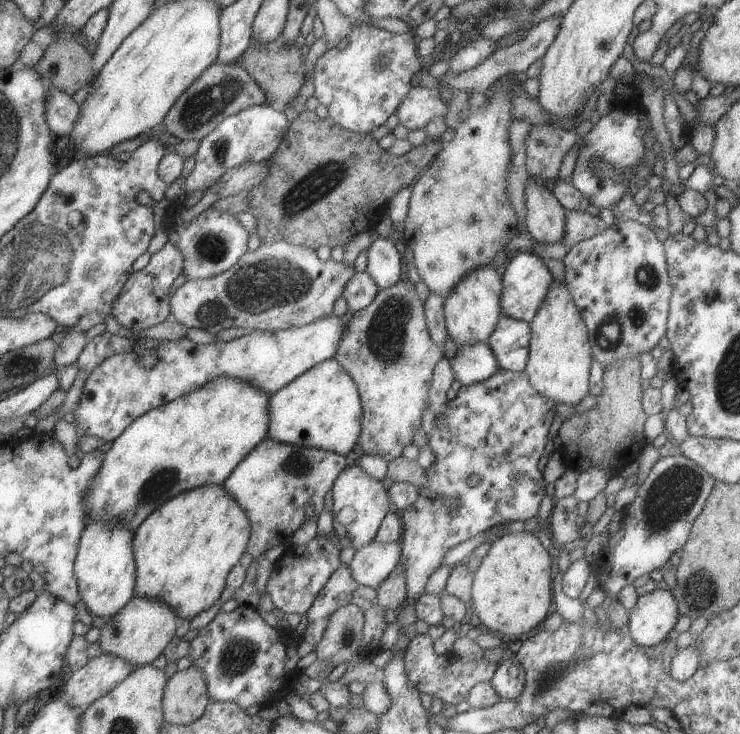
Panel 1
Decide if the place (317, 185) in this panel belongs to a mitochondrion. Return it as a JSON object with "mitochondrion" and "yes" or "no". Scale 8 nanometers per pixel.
{"mitochondrion":"yes"}

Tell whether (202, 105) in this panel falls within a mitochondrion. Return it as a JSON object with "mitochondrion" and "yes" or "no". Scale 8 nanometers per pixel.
{"mitochondrion":"yes"}

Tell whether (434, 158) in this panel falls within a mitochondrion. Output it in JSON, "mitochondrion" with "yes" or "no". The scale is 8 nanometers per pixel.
{"mitochondrion":"no"}

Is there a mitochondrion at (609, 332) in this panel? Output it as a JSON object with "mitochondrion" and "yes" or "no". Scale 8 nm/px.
{"mitochondrion":"yes"}

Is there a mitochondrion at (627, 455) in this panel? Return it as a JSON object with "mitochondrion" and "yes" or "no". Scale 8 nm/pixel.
{"mitochondrion":"no"}

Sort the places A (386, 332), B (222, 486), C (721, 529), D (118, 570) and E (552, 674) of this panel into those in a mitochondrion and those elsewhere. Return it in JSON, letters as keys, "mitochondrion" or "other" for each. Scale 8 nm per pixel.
{"A":"mitochondrion","B":"other","C":"other","D":"other","E":"mitochondrion"}

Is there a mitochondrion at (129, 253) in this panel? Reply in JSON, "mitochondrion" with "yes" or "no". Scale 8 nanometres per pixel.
{"mitochondrion":"no"}

